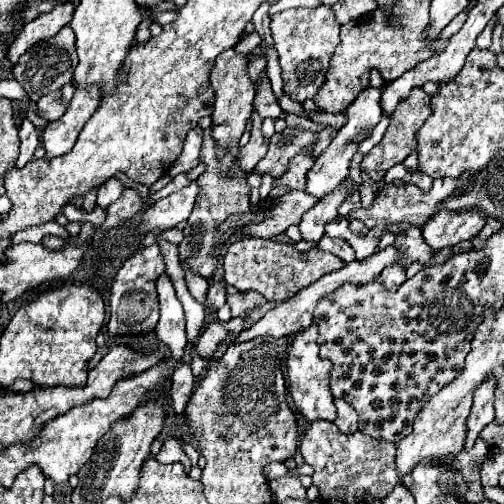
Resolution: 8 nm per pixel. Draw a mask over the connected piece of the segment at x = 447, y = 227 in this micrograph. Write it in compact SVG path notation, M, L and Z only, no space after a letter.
M440 210L422 226L422 236L434 250L442 250L472 240L482 230L484 222L486 216L480 214L480 210Z

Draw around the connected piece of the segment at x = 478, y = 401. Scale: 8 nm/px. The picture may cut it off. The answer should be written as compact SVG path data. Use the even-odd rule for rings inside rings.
M490 378L486 384L482 384L476 390L476 398L474 398L474 406L472 412L466 420L466 428L468 428L468 436L466 436L466 444L464 450L470 450L478 438L478 434L484 430L486 424L490 424L494 420L494 380Z

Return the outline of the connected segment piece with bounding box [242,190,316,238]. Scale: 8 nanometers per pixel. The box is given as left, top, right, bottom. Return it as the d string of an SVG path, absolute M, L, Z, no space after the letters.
M292 190L292 192L284 194L284 198L276 198L276 202L272 202L272 214L268 214L268 218L264 218L264 222L252 222L252 226L244 226L242 232L246 236L274 238L274 236L286 232L288 226L298 224L304 210L308 210L312 204L316 204L314 196Z

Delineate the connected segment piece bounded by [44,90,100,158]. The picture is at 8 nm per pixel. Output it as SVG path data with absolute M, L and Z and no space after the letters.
M76 90L64 116L56 122L50 122L44 130L46 158L56 158L72 150L80 130L90 120L98 104L100 94L96 94L96 90Z

